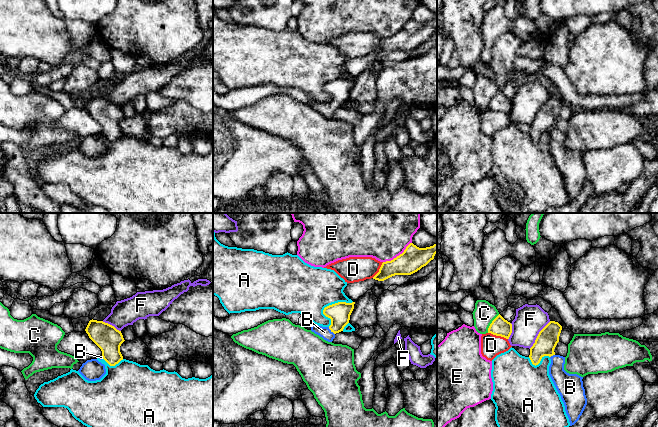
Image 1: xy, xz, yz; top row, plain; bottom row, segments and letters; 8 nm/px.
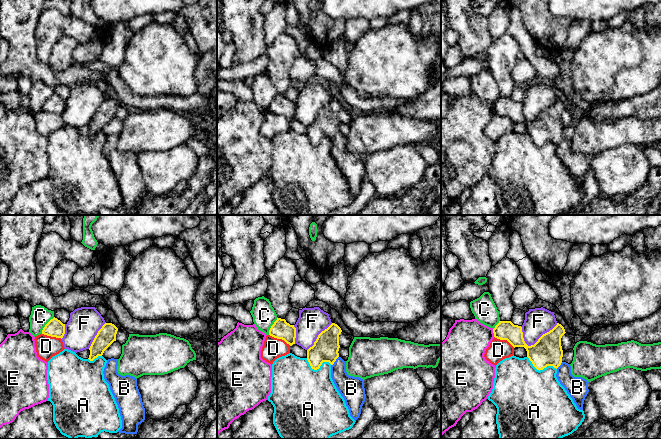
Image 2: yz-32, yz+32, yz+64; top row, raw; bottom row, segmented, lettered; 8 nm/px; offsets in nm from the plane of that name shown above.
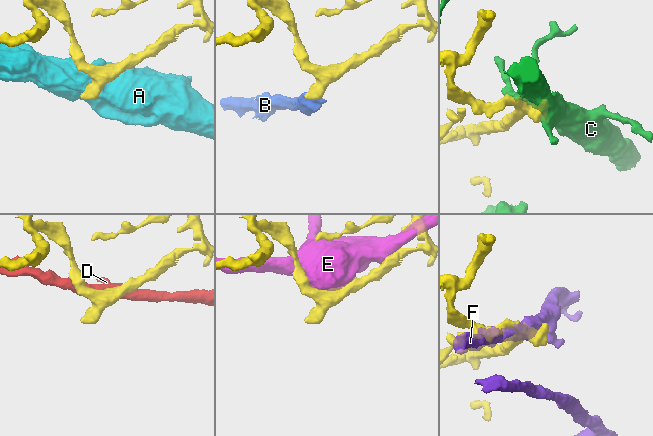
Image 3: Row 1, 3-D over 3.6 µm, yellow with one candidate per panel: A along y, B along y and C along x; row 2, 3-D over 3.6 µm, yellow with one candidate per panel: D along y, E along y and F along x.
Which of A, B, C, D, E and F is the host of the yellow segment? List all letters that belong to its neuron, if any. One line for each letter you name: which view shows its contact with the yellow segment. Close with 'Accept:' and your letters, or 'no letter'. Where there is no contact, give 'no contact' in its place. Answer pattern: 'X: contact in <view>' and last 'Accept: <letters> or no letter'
B: contact in xz
Accept: B

